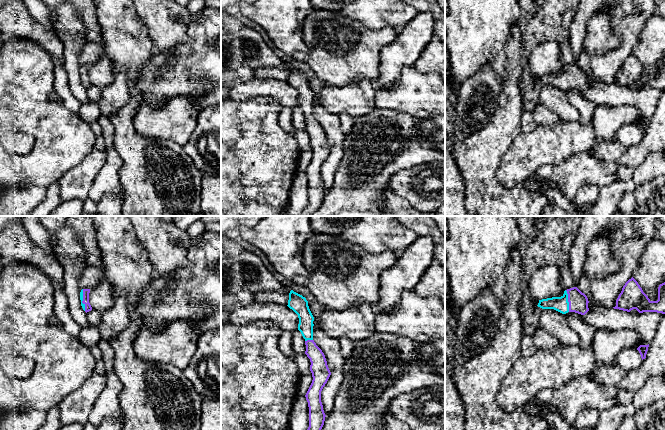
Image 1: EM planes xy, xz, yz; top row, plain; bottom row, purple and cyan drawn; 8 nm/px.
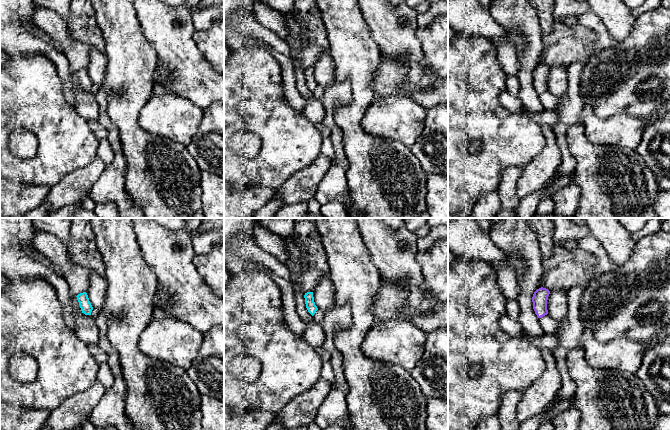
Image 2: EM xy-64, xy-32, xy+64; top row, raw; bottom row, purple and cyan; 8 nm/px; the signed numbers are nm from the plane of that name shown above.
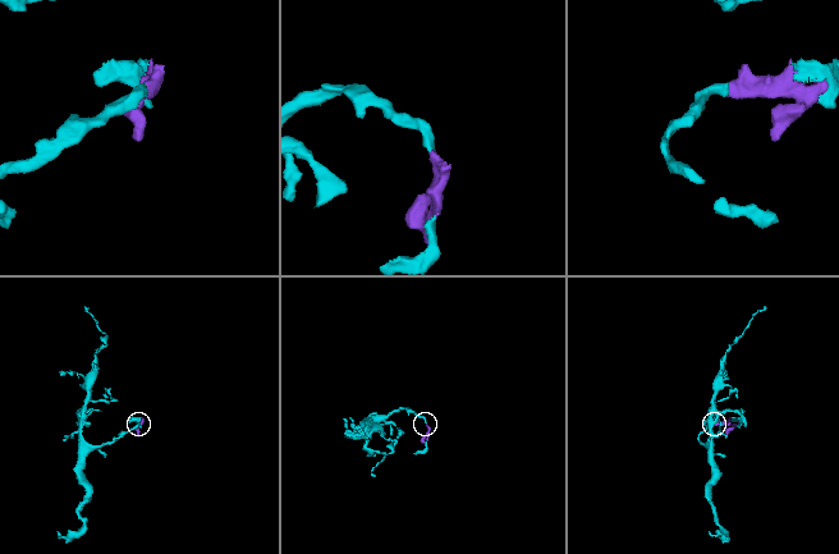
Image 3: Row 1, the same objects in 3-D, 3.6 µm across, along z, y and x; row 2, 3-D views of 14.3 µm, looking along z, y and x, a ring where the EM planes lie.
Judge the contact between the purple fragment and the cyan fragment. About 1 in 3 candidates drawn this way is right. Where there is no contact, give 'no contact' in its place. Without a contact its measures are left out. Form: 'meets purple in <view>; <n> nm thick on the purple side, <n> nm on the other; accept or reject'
meets purple in yz; 160 nm thick on the purple side, 120 nm on the other; accept

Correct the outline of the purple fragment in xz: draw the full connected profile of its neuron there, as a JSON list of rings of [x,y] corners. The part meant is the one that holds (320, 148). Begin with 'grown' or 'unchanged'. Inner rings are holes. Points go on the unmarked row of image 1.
grown; [[[291,66],[287,82],[298,91],[298,106],[305,115],[305,130],[311,138],[310,147],[313,156],[305,171],[309,183],[309,203],[301,216],[312,216],[324,201],[326,191],[321,178],[321,167],[327,159],[331,148],[324,129],[313,116],[314,93],[306,74]]]

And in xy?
grown; [[[82,65],[80,68],[81,82],[86,89],[92,86],[89,79],[89,69],[90,65]]]

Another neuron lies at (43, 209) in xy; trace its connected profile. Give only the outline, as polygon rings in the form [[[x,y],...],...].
[[[59,180],[47,188],[46,200],[32,211],[32,216],[50,216],[52,210],[63,202],[59,193],[58,182]]]

